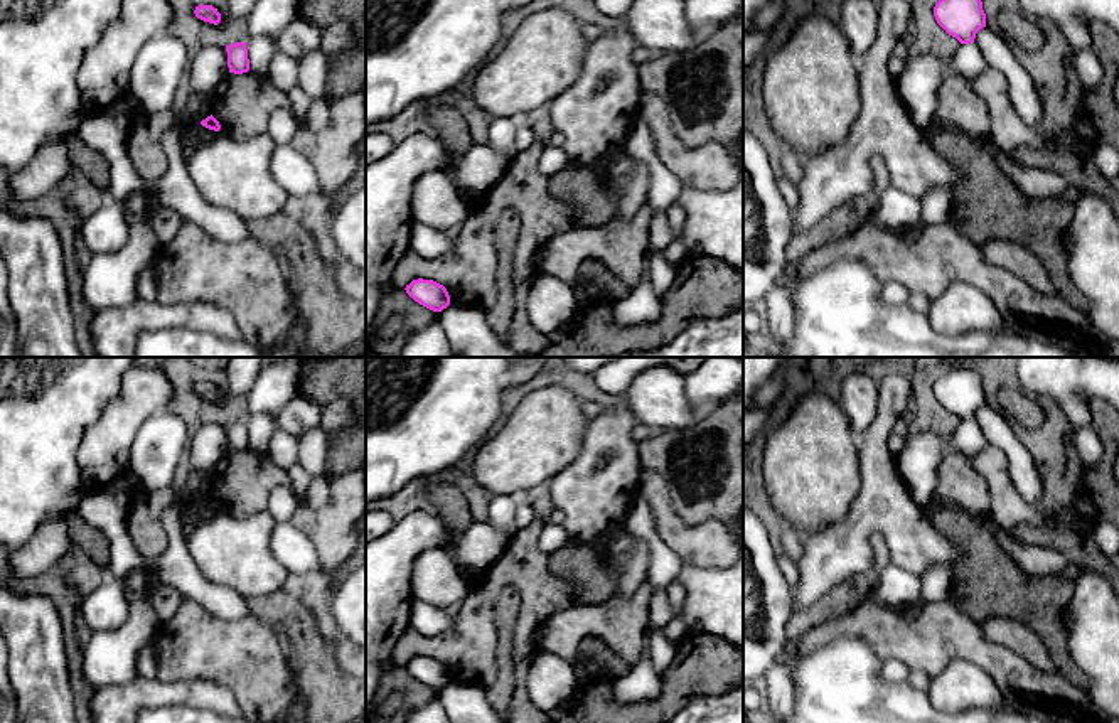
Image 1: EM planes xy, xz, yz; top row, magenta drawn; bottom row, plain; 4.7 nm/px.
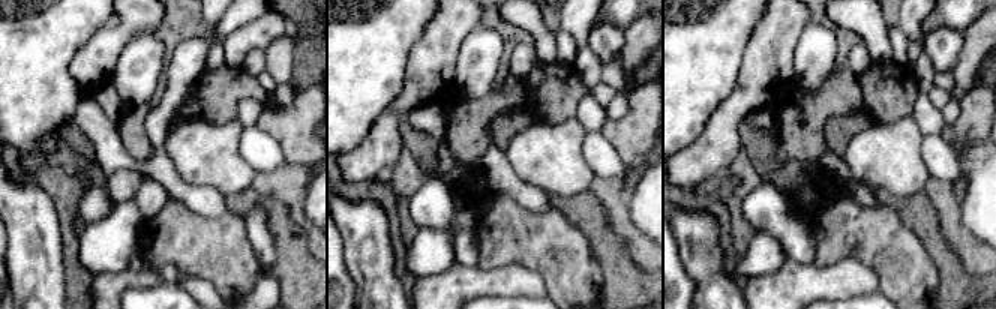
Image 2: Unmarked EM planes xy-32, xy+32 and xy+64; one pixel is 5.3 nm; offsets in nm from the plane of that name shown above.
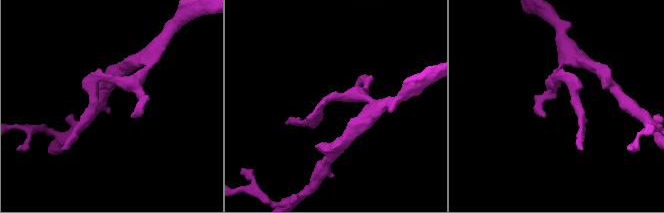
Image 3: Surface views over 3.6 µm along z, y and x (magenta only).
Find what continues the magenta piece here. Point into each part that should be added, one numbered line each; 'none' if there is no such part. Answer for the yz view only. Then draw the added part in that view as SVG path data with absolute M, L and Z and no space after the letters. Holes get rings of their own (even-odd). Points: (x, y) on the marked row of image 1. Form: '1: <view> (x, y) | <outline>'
none

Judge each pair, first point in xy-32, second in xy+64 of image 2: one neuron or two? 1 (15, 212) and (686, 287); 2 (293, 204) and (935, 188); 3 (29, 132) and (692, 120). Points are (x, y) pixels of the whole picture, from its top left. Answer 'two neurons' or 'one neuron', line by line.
1: two neurons
2: one neuron
3: one neuron

